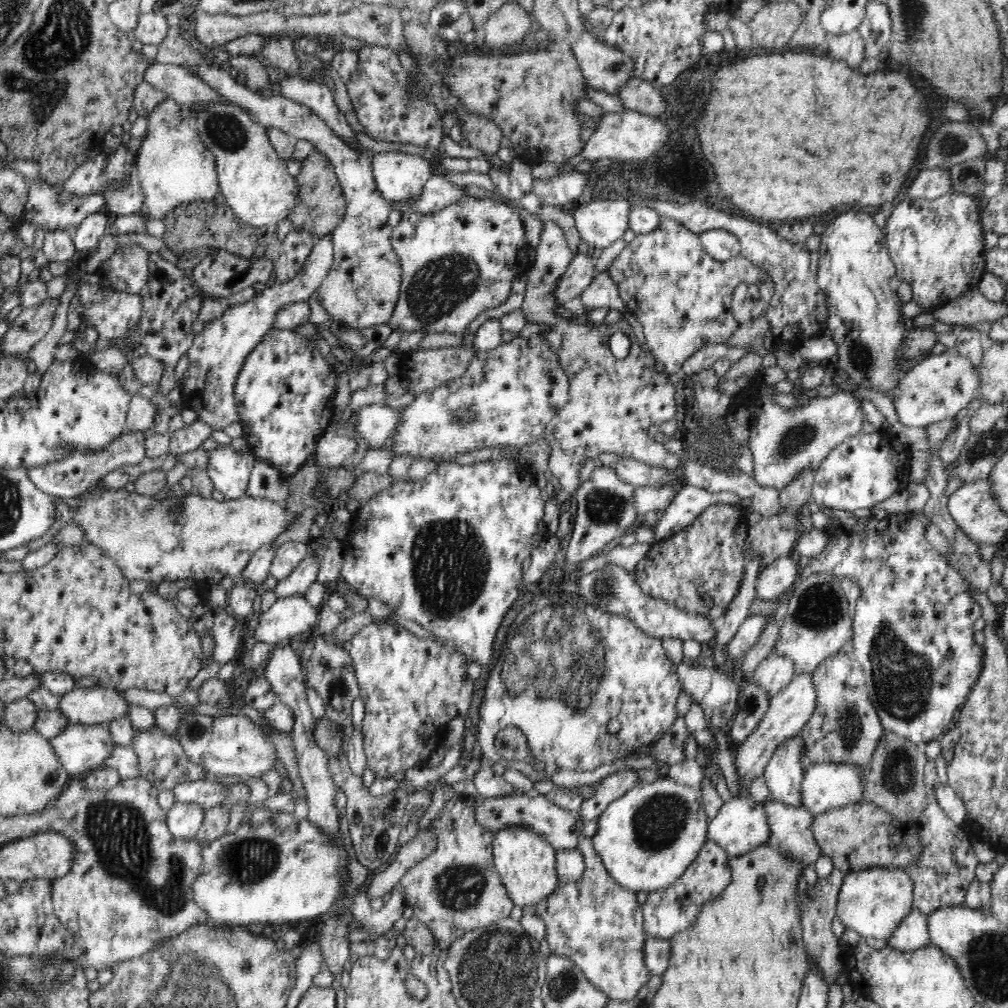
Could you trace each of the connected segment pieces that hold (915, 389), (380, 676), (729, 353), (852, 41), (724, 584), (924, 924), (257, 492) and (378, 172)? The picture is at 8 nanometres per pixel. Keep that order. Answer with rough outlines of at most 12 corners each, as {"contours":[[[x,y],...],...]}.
{"contours":[[[957,351],[910,363],[893,404],[904,427],[956,416],[981,391]],[[382,622],[342,647],[376,781],[464,719],[467,657]],[[709,344],[694,352],[681,368],[697,375],[722,358],[732,363],[745,355],[743,348]],[[857,29],[827,36],[828,55],[847,66],[865,59]],[[711,504],[658,541],[646,596],[720,622],[742,582],[748,511]],[[912,910],[888,946],[916,951],[931,945],[928,915]],[[256,459],[246,496],[286,505],[290,479]],[[418,154],[370,157],[388,203],[412,203],[436,165]]]}

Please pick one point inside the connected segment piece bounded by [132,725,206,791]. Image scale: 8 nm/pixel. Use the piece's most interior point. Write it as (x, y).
(161, 759)

